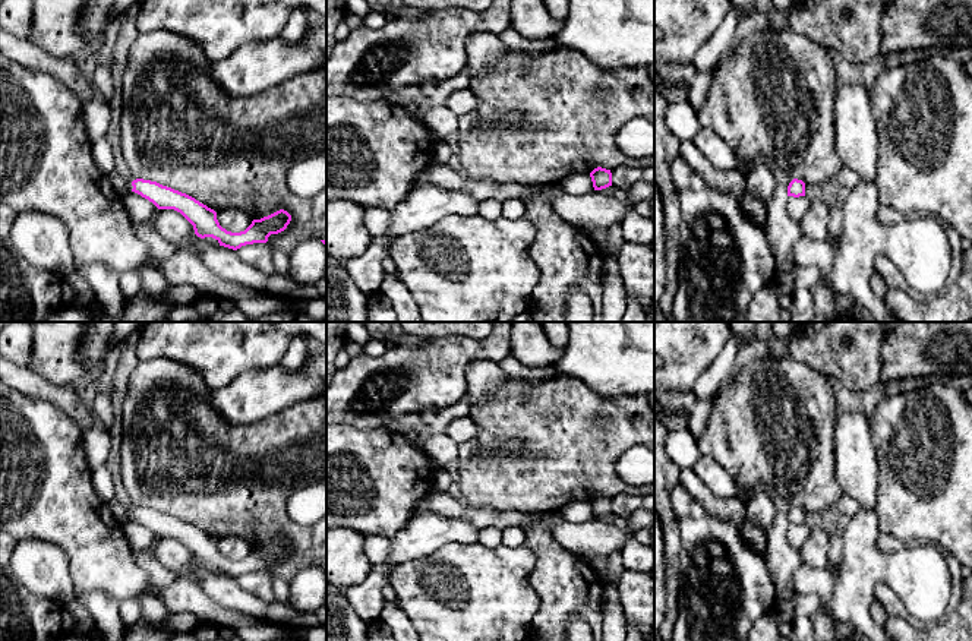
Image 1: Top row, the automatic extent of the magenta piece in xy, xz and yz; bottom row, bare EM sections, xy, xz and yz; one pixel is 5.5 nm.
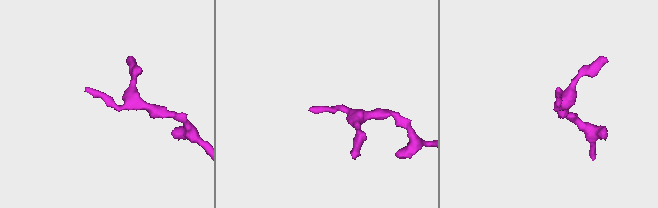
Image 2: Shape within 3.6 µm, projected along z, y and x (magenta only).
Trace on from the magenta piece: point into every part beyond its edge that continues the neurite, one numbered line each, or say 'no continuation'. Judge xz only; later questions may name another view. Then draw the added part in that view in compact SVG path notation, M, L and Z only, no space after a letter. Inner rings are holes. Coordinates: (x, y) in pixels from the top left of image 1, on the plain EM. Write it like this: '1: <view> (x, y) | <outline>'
no continuation

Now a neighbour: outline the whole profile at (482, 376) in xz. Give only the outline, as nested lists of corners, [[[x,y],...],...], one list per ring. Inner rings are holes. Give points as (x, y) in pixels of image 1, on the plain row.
[[[476,360],[466,370],[466,392],[471,407],[502,388],[506,376],[501,372],[498,363],[489,360]]]

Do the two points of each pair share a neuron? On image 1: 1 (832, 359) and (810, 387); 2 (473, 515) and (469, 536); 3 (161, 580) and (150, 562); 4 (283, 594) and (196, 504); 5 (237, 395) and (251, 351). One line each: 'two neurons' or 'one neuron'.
1: two neurons
2: two neurons
3: one neuron
4: two neurons
5: two neurons

